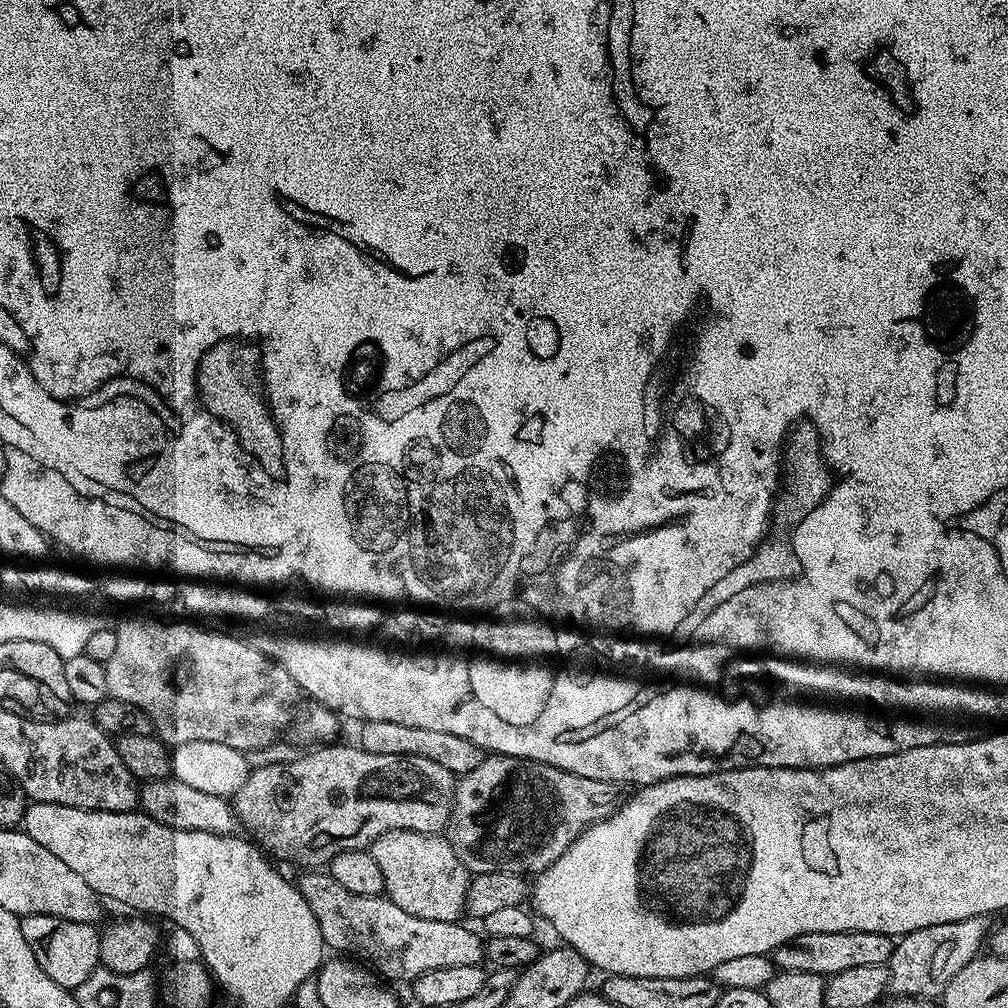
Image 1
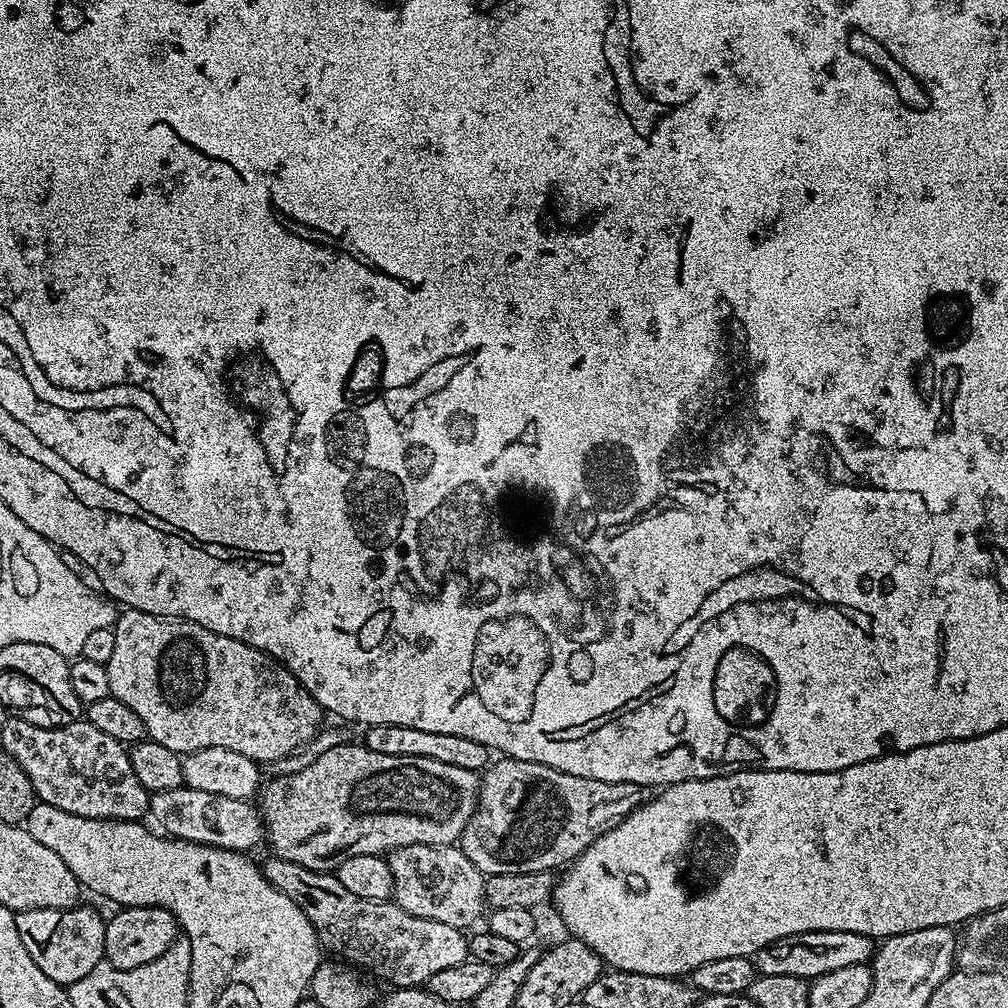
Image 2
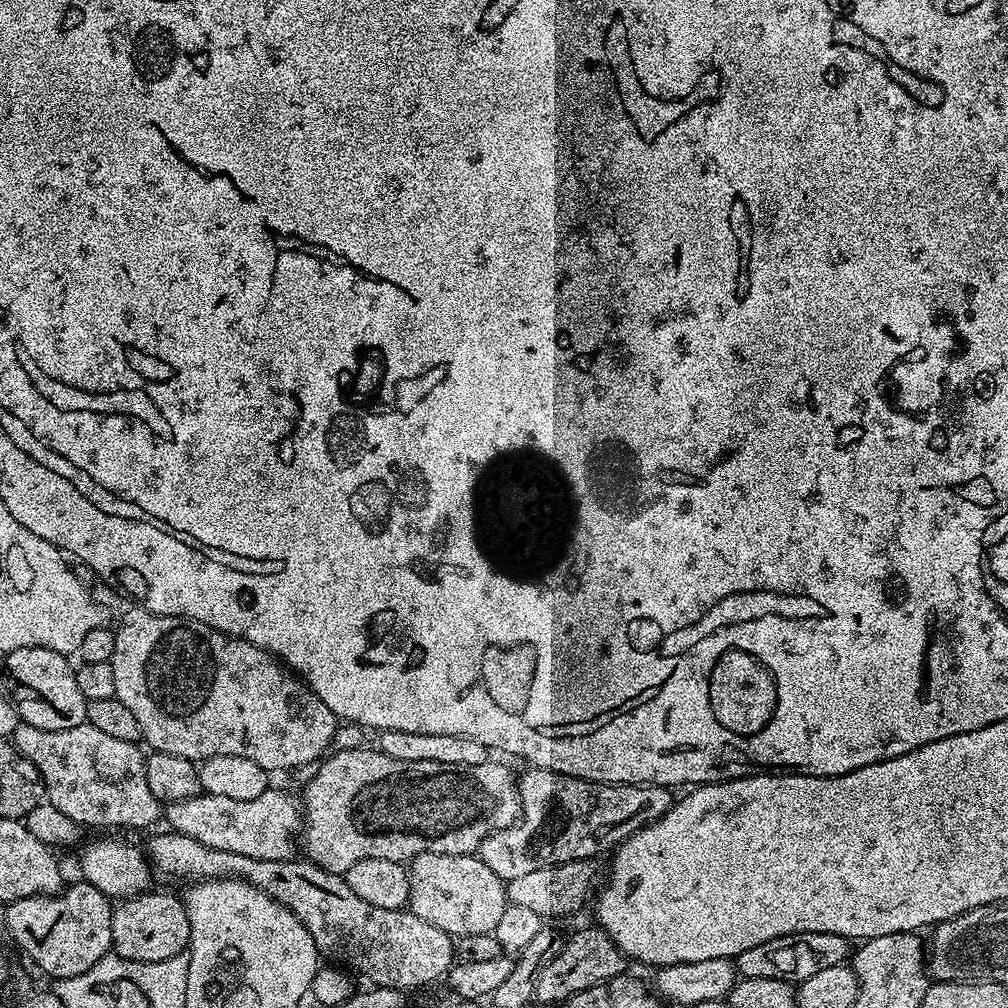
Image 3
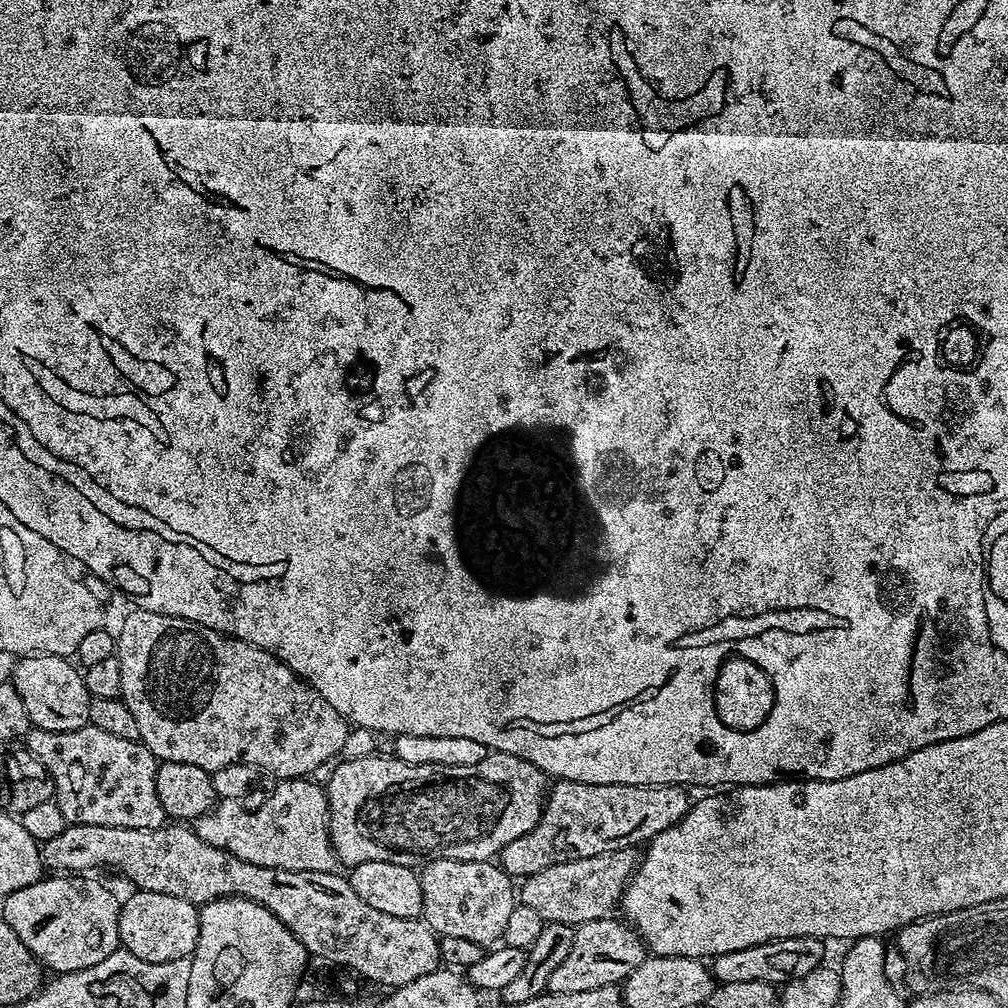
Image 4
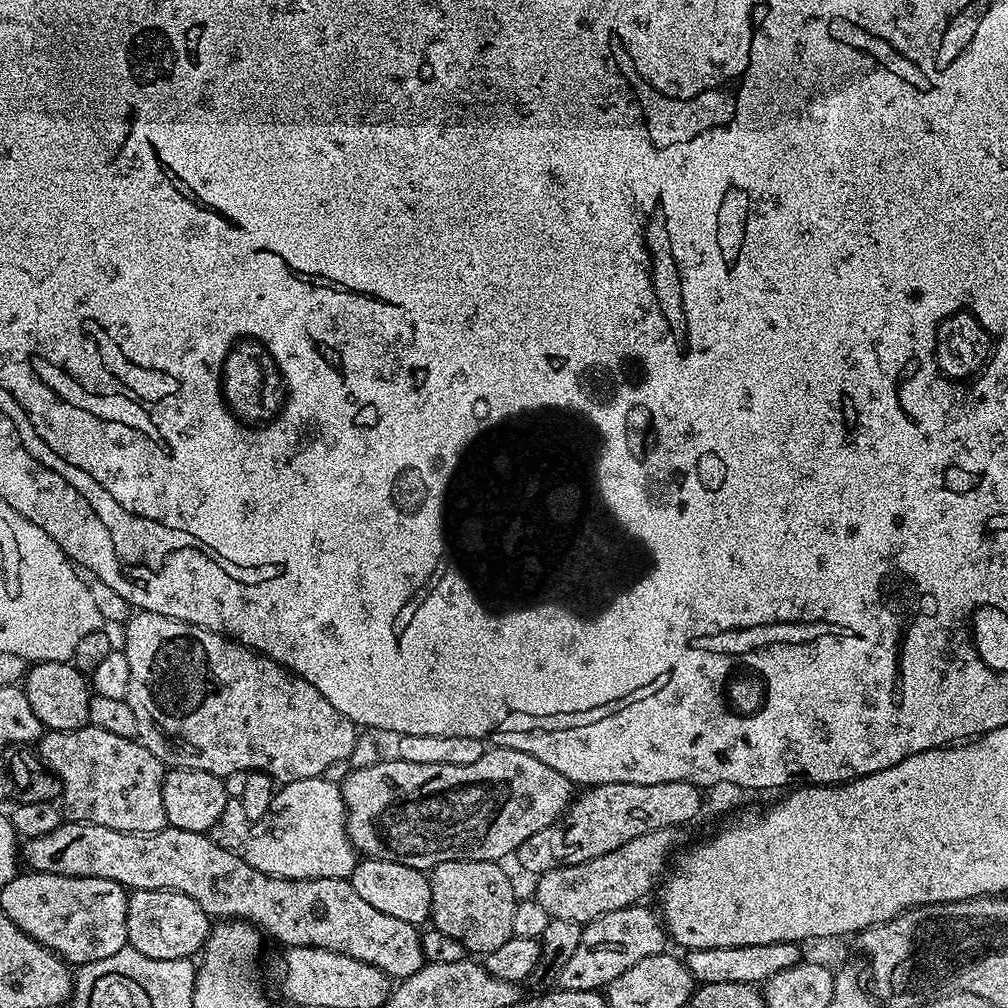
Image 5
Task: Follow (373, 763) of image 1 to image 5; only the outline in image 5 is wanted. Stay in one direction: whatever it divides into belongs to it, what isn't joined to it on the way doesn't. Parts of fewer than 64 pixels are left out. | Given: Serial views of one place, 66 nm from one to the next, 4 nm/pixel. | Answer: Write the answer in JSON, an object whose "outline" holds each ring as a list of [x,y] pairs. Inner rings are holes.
{"outline":[[[489,747],[470,766],[430,766],[391,759],[380,758],[365,768],[353,768],[340,784],[348,837],[364,858],[389,860],[421,870],[431,870],[451,860],[500,862],[503,856],[511,857],[526,838],[560,819],[574,799],[572,781],[546,766],[546,762],[513,748]]]}

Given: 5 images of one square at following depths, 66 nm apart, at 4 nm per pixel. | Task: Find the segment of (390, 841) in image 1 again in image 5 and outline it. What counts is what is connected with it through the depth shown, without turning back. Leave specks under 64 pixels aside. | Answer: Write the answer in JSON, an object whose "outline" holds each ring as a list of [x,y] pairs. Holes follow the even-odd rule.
{"outline":[[[451,860],[430,872],[431,923],[442,934],[458,938],[469,953],[498,950],[514,930],[514,906],[518,899],[512,880],[491,860]]]}

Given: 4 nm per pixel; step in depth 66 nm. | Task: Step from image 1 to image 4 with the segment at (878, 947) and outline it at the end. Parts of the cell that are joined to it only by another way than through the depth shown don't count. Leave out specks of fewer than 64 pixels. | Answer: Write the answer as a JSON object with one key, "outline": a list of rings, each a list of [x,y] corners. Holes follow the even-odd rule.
{"outline":[[[791,936],[778,938],[770,942],[762,942],[758,946],[746,946],[746,950],[730,950],[730,954],[722,954],[711,961],[713,976],[721,984],[726,982],[766,982],[783,986],[799,976],[810,974],[821,967],[824,960],[825,941],[819,936]]]}

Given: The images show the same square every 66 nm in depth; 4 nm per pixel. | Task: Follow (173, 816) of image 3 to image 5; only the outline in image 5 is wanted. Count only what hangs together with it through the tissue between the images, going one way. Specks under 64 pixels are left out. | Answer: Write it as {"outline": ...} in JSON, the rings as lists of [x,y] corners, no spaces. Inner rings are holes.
{"outline":[[[315,776],[283,785],[268,808],[268,820],[256,820],[253,824],[243,803],[229,799],[214,828],[216,843],[267,876],[287,880],[349,879],[356,869],[358,853],[346,830],[340,784],[328,779]]]}

